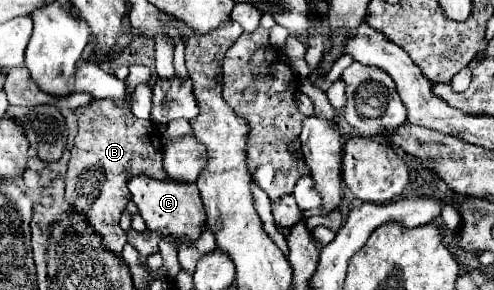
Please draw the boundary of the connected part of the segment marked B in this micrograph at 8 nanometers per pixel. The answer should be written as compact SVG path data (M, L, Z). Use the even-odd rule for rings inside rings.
M94 100L92 104L78 108L76 116L78 116L78 134L70 166L66 172L66 202L72 206L72 210L82 210L90 226L102 236L102 244L110 252L120 256L122 246L126 244L126 232L118 226L118 222L122 210L132 198L128 190L130 174L150 174L152 178L166 178L166 172L162 170L162 144L158 124L152 120L138 120L136 116L132 116L128 106L116 106L114 100Z

